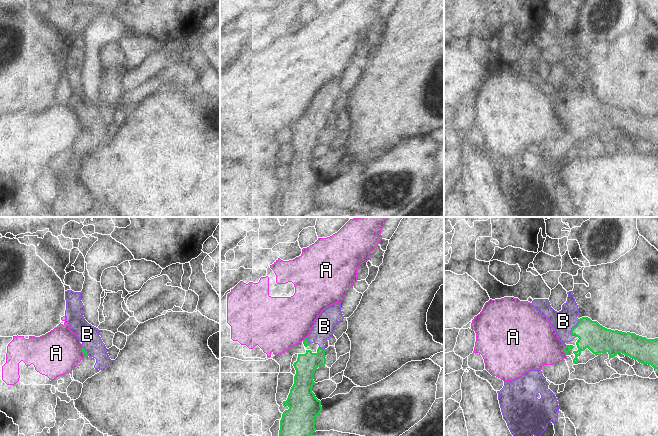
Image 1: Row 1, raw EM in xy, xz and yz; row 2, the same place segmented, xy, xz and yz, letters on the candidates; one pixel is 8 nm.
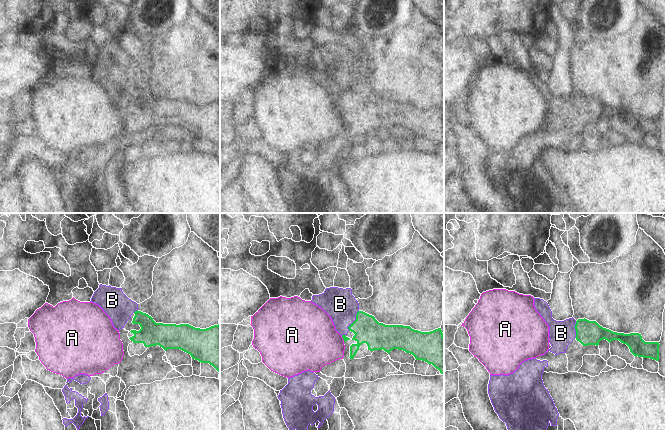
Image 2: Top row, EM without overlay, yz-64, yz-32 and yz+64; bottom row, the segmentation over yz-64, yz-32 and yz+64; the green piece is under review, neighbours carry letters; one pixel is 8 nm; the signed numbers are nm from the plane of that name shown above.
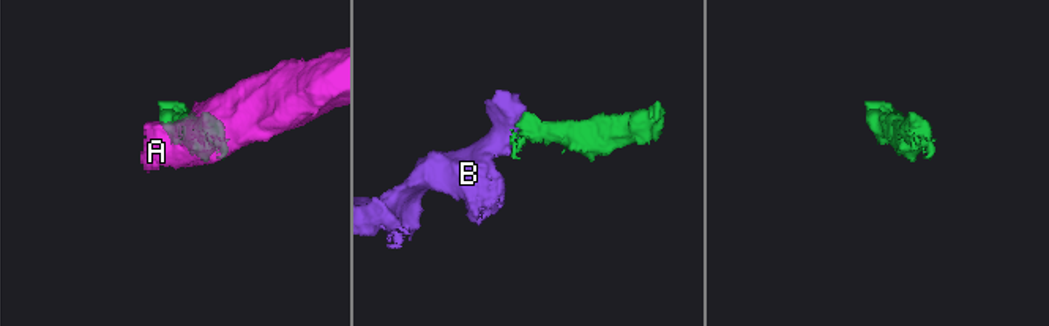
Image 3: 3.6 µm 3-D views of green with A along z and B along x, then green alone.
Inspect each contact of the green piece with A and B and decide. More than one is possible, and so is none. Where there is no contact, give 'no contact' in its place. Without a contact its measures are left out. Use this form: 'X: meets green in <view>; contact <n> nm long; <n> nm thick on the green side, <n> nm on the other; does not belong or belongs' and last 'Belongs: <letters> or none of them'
A: meets green in yz; contact 70 nm long; 50 nm thick on the green side, 380 nm on the other; does not belong
B: meets green in yz; contact 150 nm long; 220 nm thick on the green side, 180 nm on the other; belongs
Belongs: B

